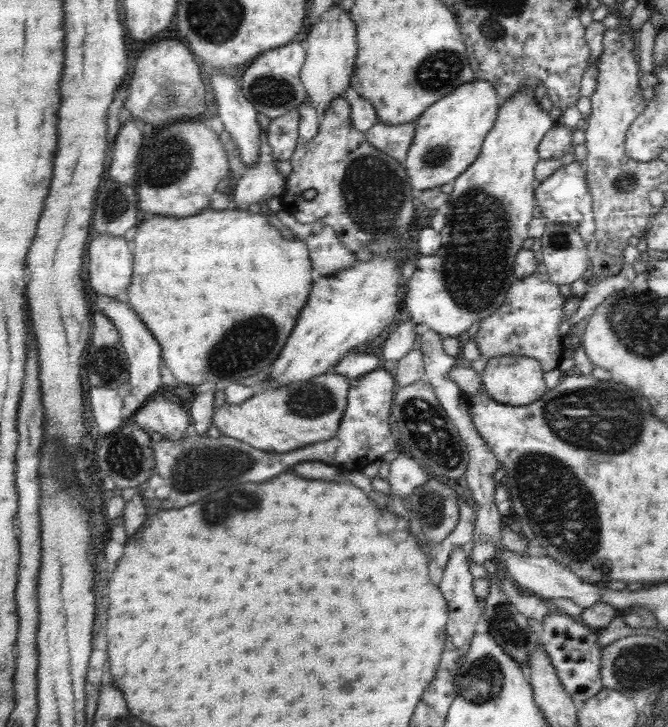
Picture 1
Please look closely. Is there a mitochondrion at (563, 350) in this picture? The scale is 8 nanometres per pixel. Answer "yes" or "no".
no

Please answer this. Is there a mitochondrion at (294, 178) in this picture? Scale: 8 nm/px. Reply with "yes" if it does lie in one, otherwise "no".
no

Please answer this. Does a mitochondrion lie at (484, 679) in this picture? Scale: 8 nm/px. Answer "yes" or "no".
yes

